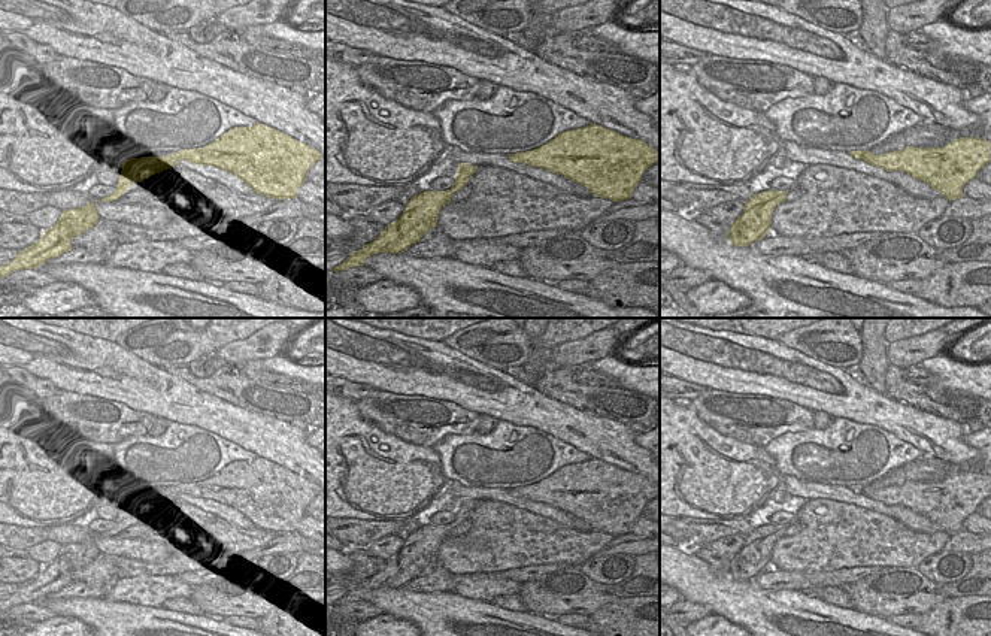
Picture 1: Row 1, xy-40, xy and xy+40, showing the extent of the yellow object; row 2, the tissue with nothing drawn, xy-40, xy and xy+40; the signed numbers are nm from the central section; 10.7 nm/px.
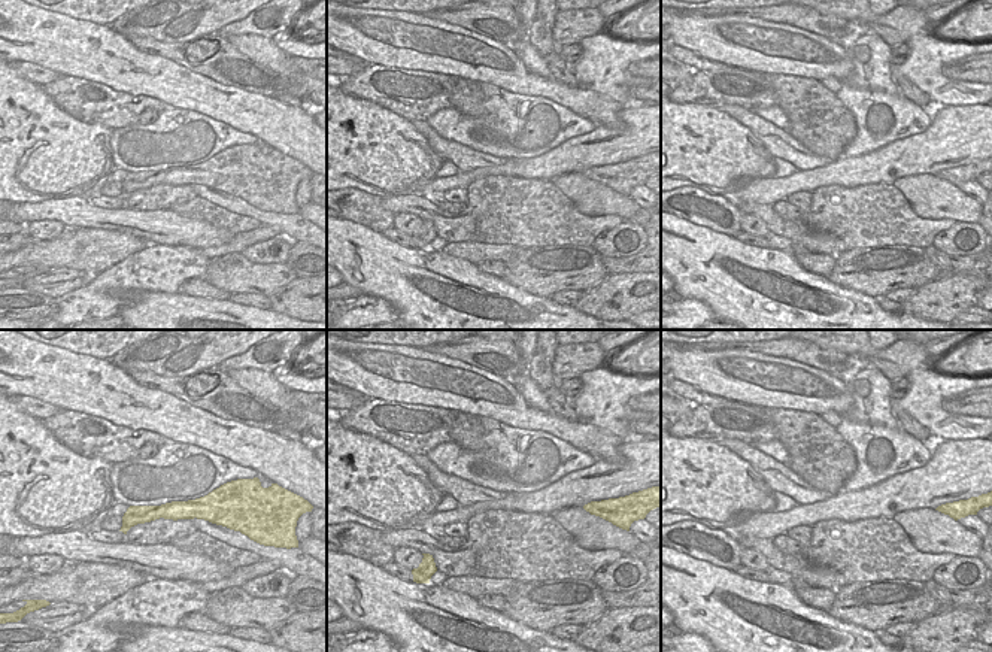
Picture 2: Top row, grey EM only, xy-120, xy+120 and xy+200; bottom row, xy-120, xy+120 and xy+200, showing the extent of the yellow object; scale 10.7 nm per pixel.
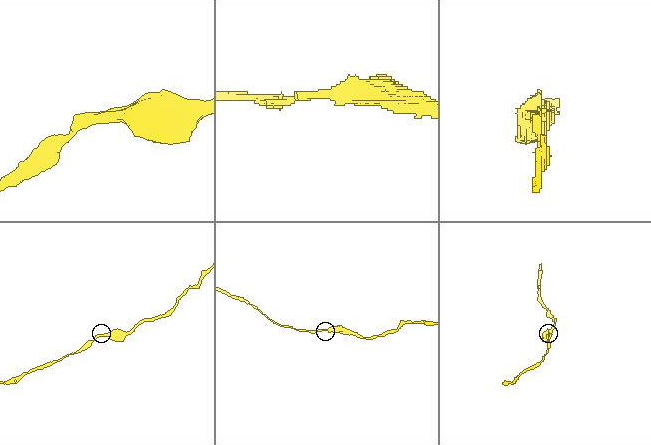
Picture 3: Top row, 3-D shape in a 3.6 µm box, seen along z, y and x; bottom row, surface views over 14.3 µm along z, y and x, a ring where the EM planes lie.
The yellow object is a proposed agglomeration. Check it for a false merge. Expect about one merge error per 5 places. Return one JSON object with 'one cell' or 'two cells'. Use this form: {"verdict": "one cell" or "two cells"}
{"verdict": "one cell"}

